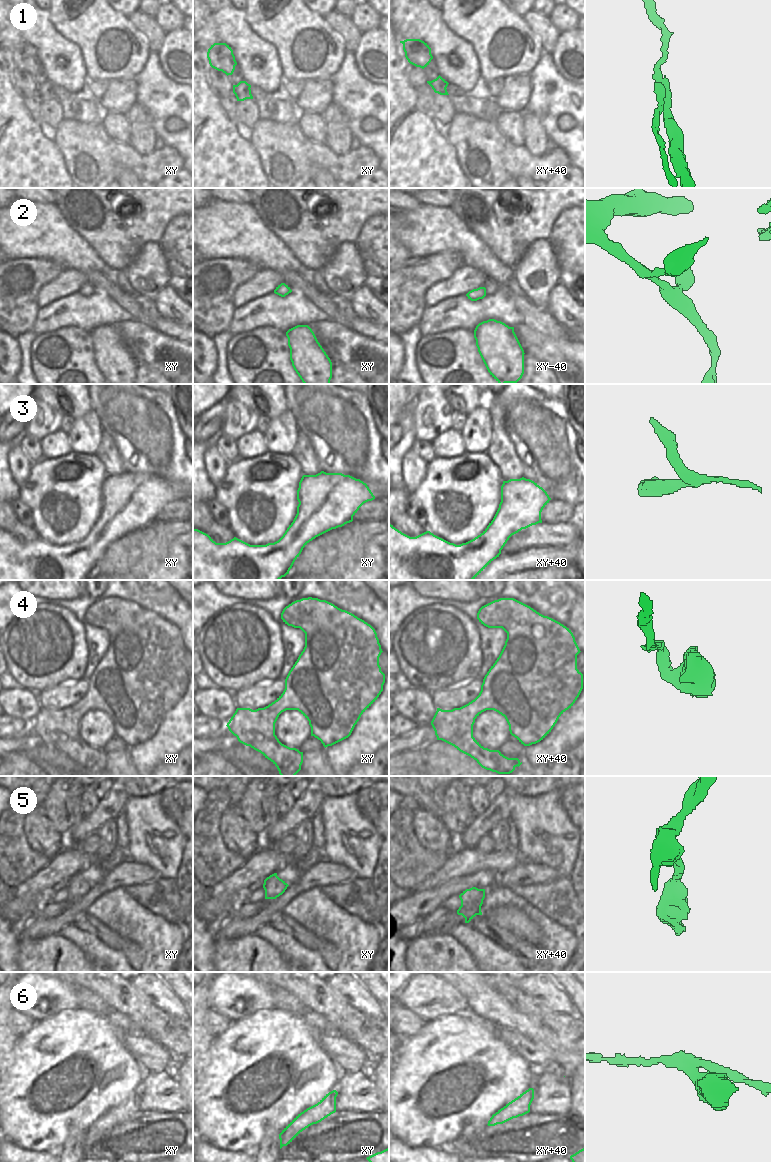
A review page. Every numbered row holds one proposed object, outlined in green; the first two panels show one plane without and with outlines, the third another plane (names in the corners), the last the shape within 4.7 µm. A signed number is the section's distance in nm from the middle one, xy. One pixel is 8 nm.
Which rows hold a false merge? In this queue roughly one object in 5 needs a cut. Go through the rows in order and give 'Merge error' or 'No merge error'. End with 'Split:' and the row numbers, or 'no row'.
1: Merge error
2: No merge error
3: No merge error
4: No merge error
5: No merge error
6: No merge error
Split: 1.

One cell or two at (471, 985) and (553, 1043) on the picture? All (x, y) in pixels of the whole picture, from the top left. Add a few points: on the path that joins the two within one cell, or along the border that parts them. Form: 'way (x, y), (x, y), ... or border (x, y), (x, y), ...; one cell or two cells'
way (491, 1005), (503, 1015), (533, 1030); one cell

